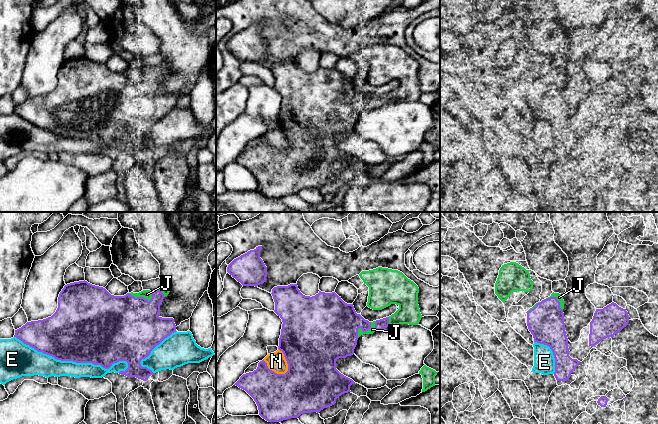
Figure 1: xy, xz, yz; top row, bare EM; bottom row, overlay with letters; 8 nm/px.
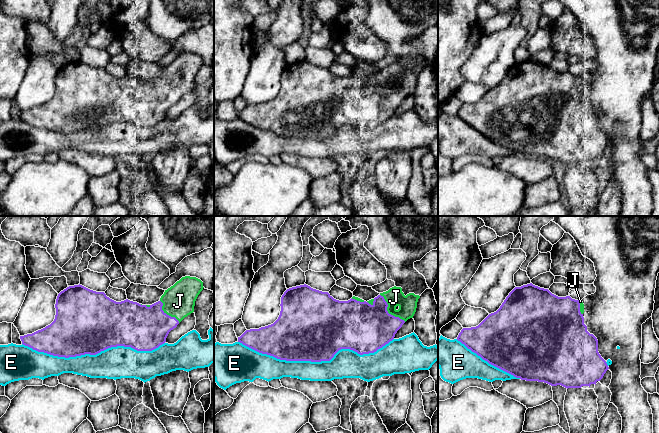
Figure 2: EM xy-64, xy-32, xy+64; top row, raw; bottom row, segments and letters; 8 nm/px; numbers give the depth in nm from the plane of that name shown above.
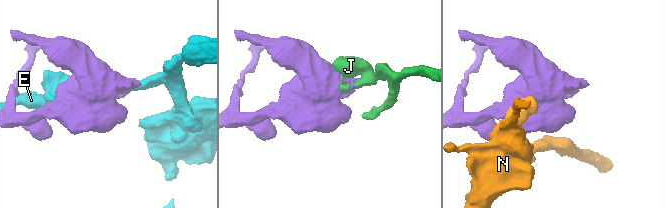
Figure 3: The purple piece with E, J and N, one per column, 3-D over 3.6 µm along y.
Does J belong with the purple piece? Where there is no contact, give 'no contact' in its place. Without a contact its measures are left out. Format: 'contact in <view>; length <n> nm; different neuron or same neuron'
contact in xy; length 200 nm; same neuron

